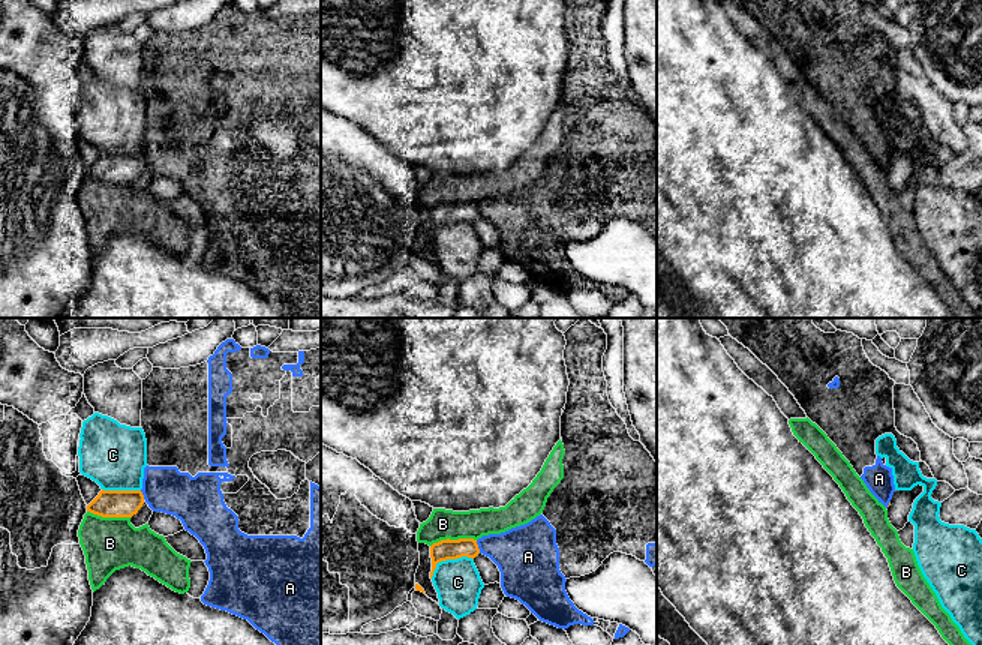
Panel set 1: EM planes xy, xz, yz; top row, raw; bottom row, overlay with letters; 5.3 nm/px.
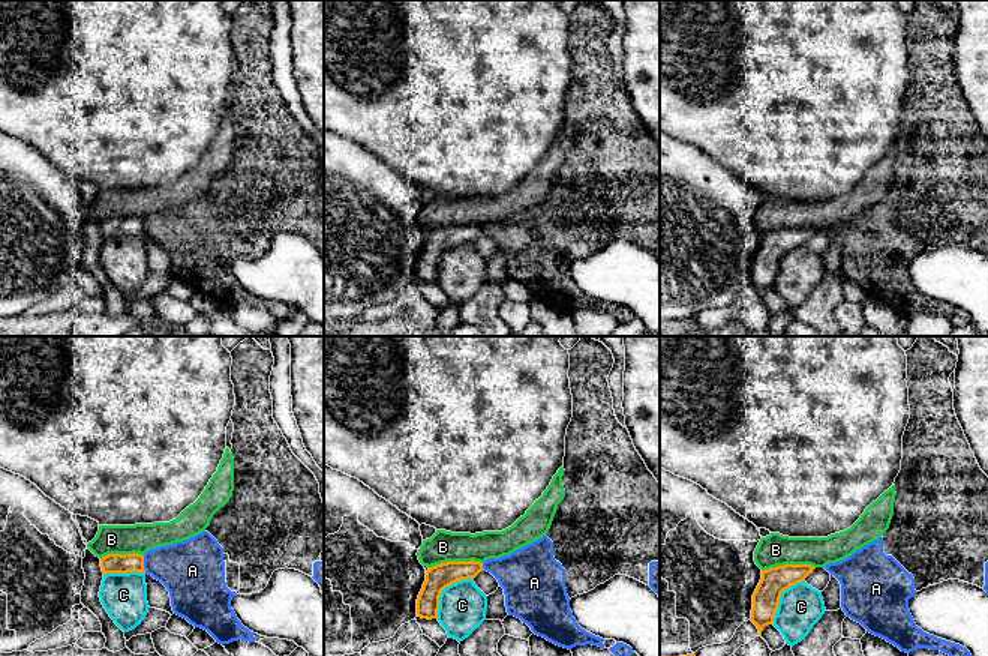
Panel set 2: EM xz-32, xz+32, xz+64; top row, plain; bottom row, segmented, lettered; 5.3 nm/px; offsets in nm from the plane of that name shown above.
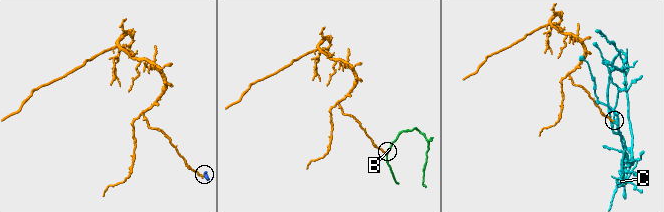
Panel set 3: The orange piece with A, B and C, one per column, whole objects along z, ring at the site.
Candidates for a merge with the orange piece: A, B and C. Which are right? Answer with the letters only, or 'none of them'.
none of them

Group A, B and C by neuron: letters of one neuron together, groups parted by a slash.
A / B / C

